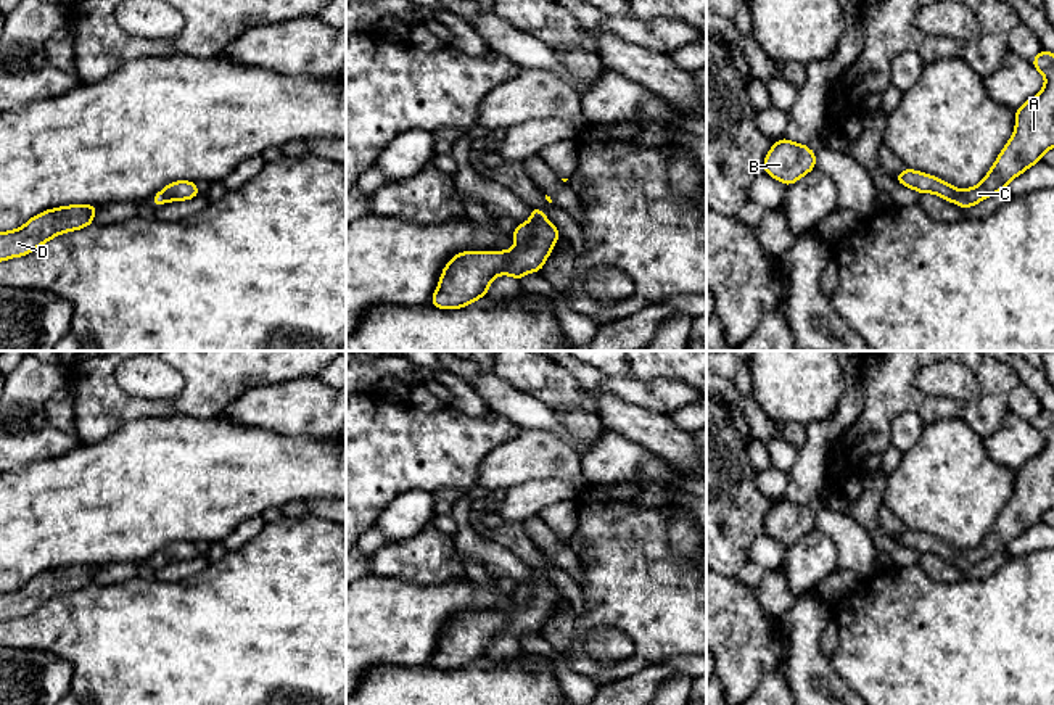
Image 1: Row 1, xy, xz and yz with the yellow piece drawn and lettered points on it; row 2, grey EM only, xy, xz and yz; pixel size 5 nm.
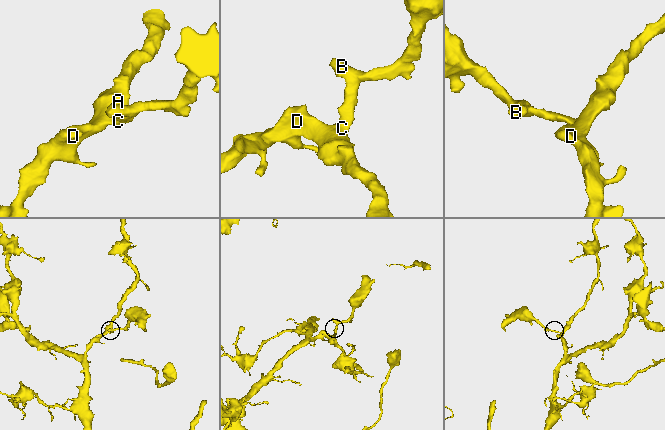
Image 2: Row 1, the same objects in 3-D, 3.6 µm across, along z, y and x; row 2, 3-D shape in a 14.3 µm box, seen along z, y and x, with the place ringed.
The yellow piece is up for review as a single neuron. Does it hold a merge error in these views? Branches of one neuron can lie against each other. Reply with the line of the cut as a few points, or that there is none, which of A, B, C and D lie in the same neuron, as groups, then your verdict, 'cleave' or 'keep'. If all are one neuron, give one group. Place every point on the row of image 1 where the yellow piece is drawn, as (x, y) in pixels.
no cut | A B C D | keep

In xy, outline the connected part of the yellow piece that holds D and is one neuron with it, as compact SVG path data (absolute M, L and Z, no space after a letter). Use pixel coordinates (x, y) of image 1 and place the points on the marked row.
M72 204L47 209L23 227L0 232L0 261L31 254L53 237L93 224L98 206Z

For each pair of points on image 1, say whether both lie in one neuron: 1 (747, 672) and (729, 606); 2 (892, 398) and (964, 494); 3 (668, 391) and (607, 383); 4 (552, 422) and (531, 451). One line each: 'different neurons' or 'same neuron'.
1: same neuron
2: different neurons
3: same neuron
4: different neurons

